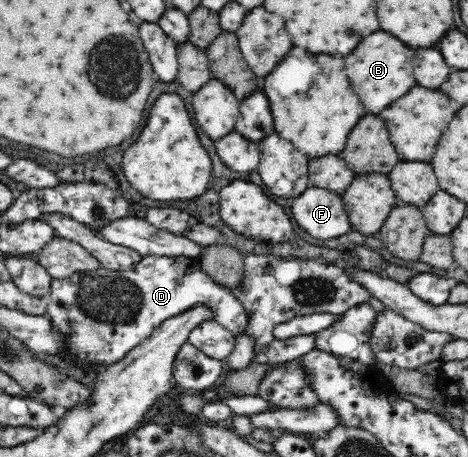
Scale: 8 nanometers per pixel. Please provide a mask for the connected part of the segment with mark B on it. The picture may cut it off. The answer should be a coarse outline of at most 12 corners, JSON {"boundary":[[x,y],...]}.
{"boundary":[[385,31],[345,57],[367,113],[415,87],[415,51]]}

